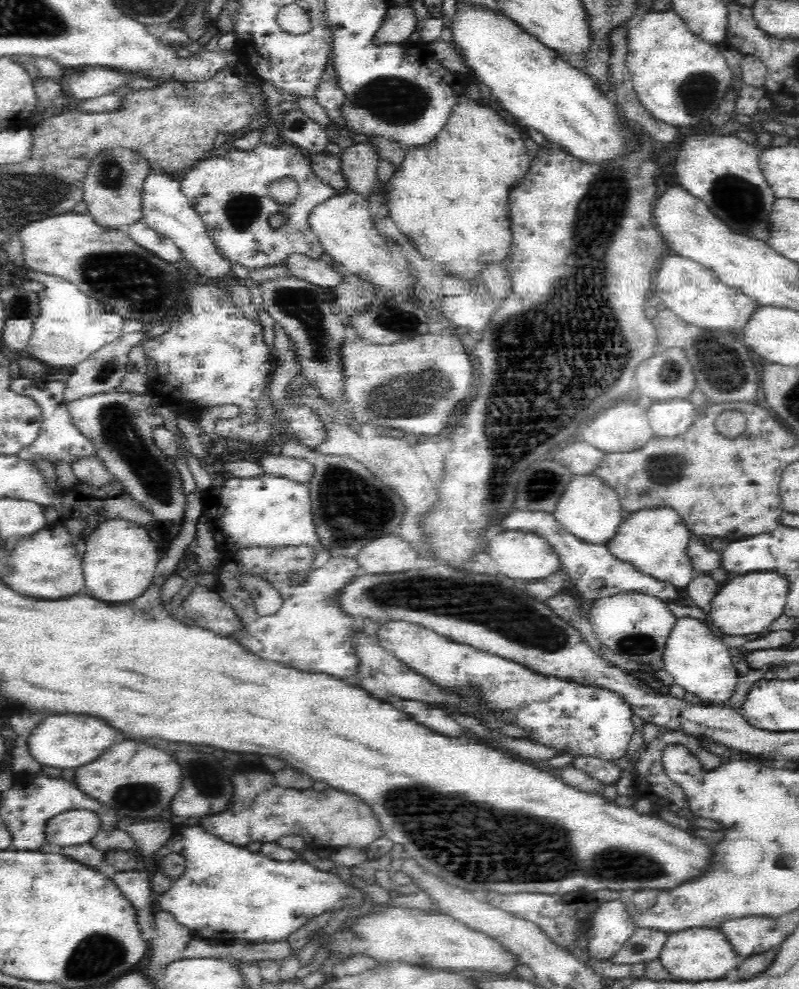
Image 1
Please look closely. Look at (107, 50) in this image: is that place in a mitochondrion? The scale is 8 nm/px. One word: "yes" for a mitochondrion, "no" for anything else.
no

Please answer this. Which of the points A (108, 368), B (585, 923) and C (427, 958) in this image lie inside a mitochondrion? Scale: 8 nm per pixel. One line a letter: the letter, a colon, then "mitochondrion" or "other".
A: mitochondrion
B: other
C: other

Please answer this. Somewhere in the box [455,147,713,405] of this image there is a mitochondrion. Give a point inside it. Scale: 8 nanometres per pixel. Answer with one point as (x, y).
(671, 372)

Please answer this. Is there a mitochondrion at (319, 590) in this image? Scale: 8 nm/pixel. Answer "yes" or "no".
no

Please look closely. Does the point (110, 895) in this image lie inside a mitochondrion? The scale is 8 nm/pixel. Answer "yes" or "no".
no

